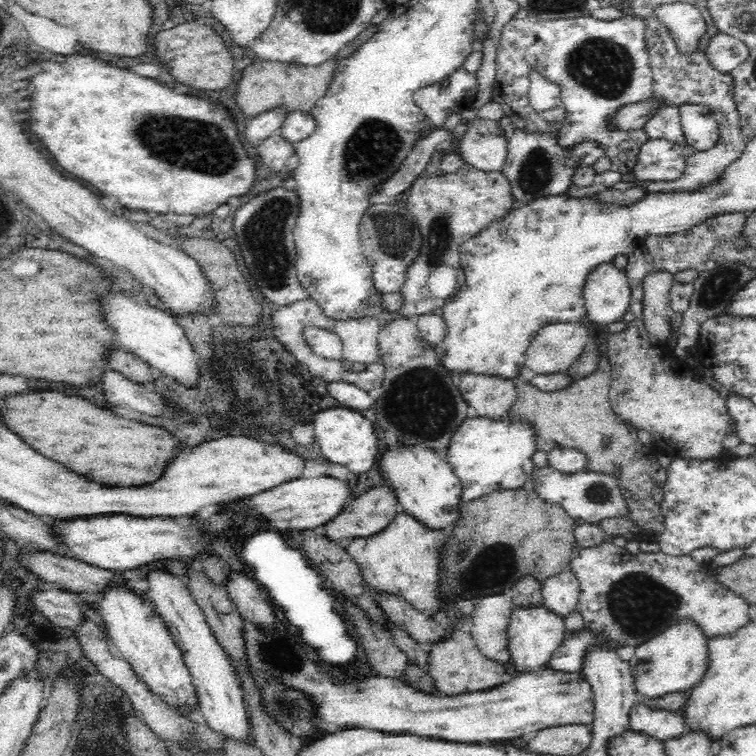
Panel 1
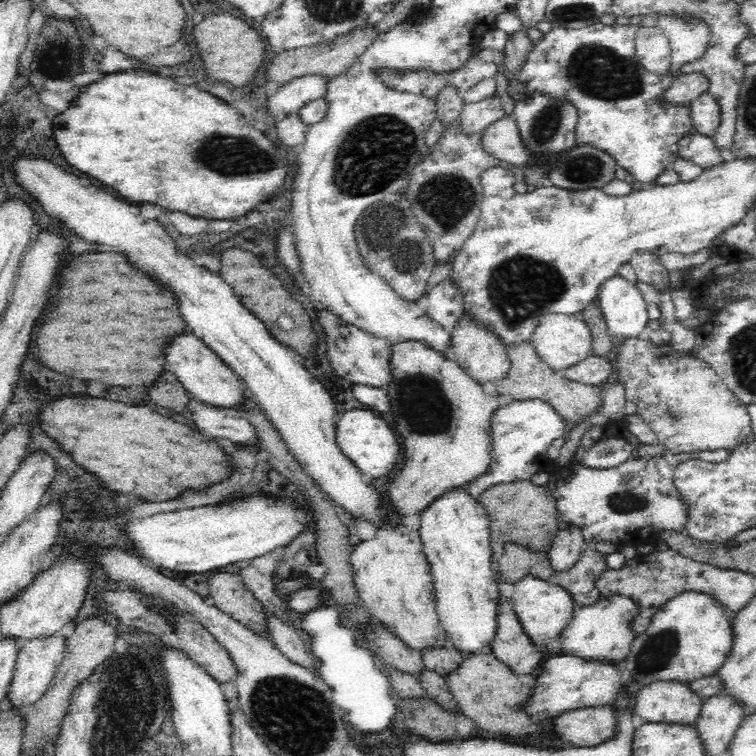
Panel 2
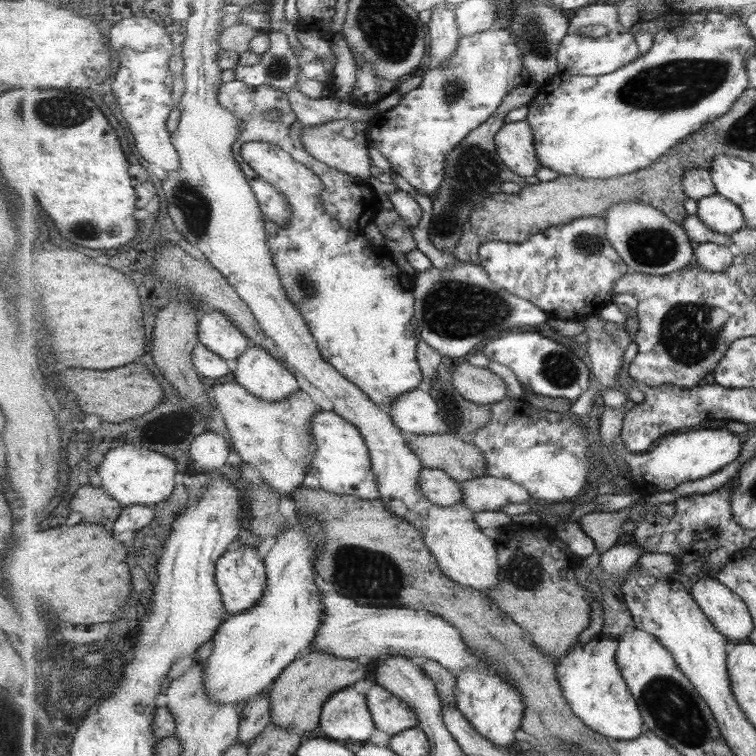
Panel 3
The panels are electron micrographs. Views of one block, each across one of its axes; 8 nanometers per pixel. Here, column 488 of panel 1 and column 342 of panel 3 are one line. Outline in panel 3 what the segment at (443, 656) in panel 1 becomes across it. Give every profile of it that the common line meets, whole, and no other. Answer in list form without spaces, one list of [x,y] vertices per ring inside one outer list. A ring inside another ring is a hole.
[[[308,651],[297,657],[284,671],[269,690],[271,697],[272,725],[292,729],[297,735],[313,732],[320,726],[320,718],[326,703],[347,687],[355,687],[358,680],[373,674],[373,664],[365,664],[358,659],[339,658],[328,652]]]

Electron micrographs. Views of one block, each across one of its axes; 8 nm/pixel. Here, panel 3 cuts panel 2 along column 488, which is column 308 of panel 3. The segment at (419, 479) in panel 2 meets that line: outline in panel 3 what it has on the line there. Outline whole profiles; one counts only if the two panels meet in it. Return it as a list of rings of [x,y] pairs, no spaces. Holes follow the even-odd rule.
[[[228,380],[226,383],[213,384],[209,394],[222,413],[233,448],[237,450],[243,461],[253,464],[257,468],[263,480],[283,495],[290,495],[298,486],[304,484],[309,465],[312,463],[316,451],[316,442],[311,430],[312,418],[315,413],[322,411],[321,406],[315,404],[307,392],[298,390],[296,394],[292,394],[285,400],[269,402],[255,396],[239,383]]]

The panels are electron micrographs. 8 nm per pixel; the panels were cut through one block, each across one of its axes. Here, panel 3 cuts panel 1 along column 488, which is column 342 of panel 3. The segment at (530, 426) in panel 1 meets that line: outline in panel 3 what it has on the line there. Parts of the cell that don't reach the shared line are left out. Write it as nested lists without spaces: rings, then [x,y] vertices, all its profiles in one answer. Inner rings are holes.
[[[334,410],[321,411],[313,415],[311,430],[316,451],[303,485],[335,494],[355,496],[362,500],[381,499],[380,484],[373,472],[370,450],[357,425],[351,424]]]

